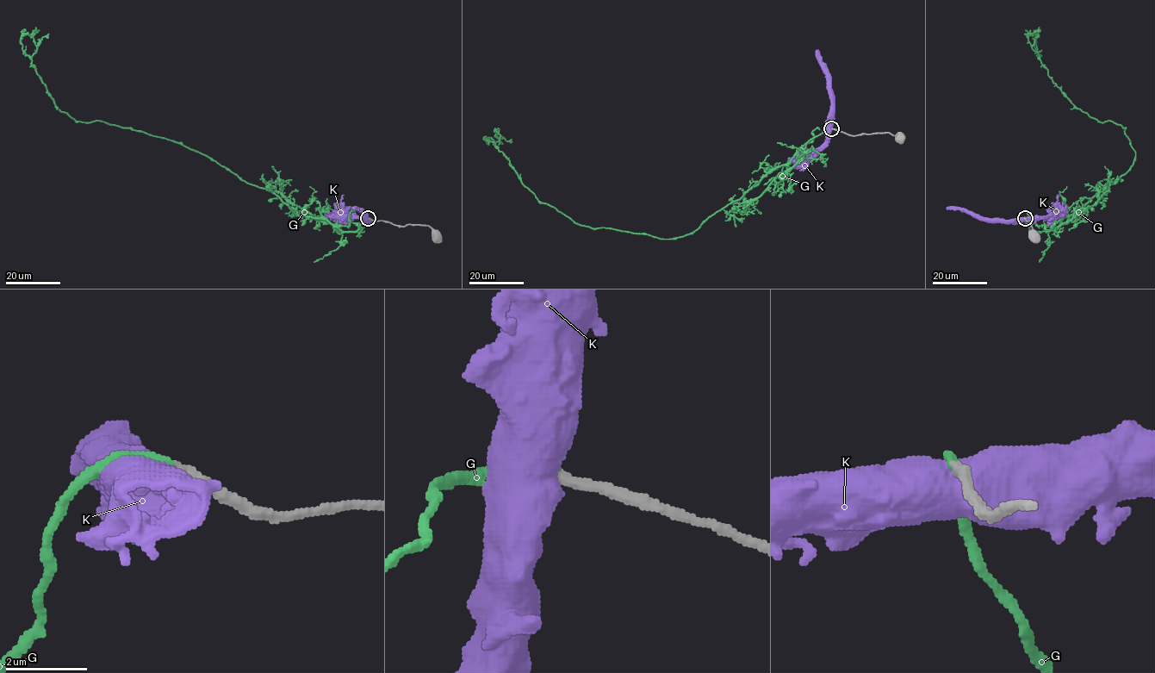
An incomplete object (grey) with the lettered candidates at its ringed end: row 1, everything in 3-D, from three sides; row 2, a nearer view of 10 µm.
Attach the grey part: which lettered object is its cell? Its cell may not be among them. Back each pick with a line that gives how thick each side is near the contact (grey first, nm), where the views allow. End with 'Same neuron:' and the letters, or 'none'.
G: calibres 280 and 240 nm
Same neuron: G

